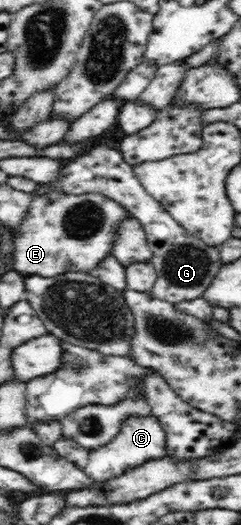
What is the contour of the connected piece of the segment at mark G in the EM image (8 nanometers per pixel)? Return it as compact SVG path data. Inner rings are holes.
M104 144L91 146L90 149L75 156L73 161L61 167L61 175L56 186L44 187L39 184L39 189L34 195L42 196L58 191L73 195L107 196L137 218L147 234L148 245L153 252L151 262L156 271L156 282L149 292L159 299L176 304L201 298L225 264L220 255L220 245L207 244L199 239L198 235L181 227L179 222L175 221L172 215L147 193L135 175L133 167L122 158L119 150Z

